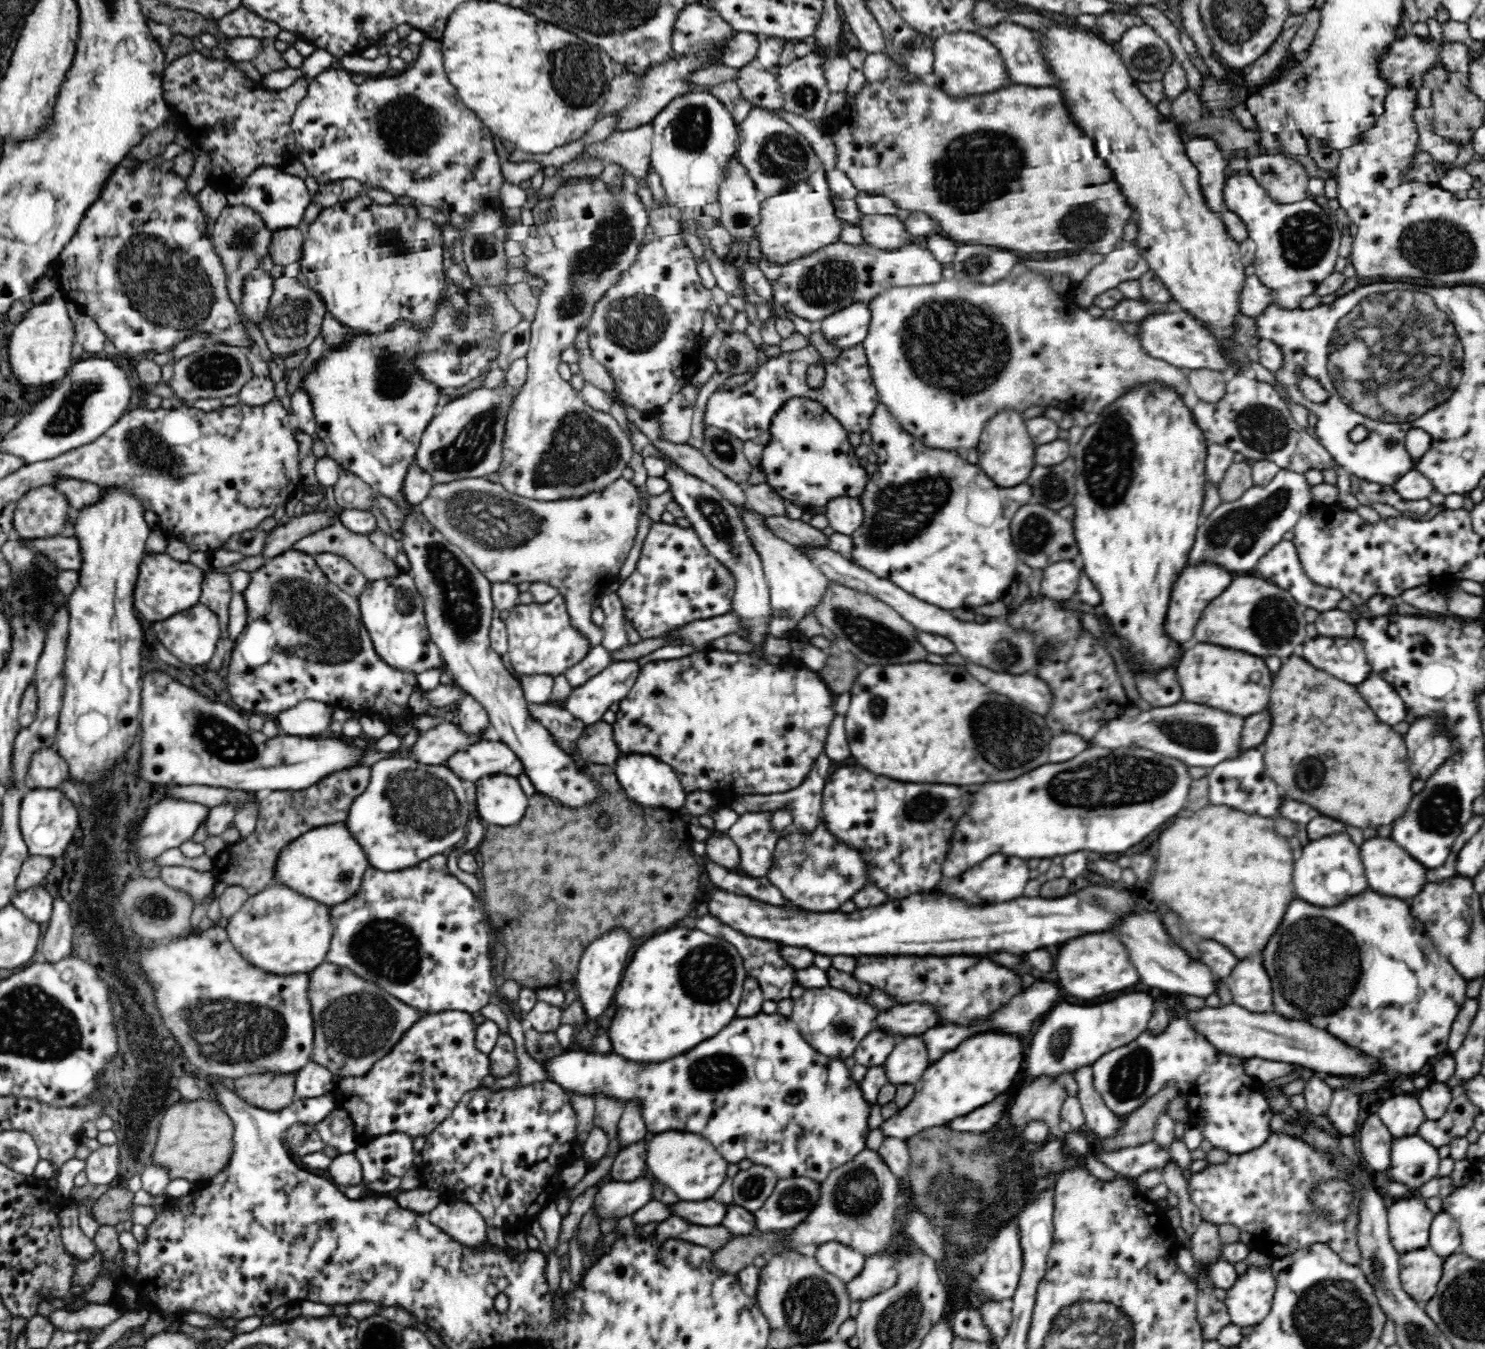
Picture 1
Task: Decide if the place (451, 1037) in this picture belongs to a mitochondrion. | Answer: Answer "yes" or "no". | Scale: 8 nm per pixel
no

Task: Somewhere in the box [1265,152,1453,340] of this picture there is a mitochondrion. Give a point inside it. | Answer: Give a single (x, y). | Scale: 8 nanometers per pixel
(1303, 242)

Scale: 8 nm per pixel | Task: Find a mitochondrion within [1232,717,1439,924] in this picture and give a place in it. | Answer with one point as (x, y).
(1312, 783)

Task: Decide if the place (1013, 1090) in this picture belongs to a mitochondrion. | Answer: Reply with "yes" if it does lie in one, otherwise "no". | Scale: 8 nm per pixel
no

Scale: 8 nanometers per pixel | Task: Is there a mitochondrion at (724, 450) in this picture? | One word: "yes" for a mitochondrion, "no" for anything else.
yes

